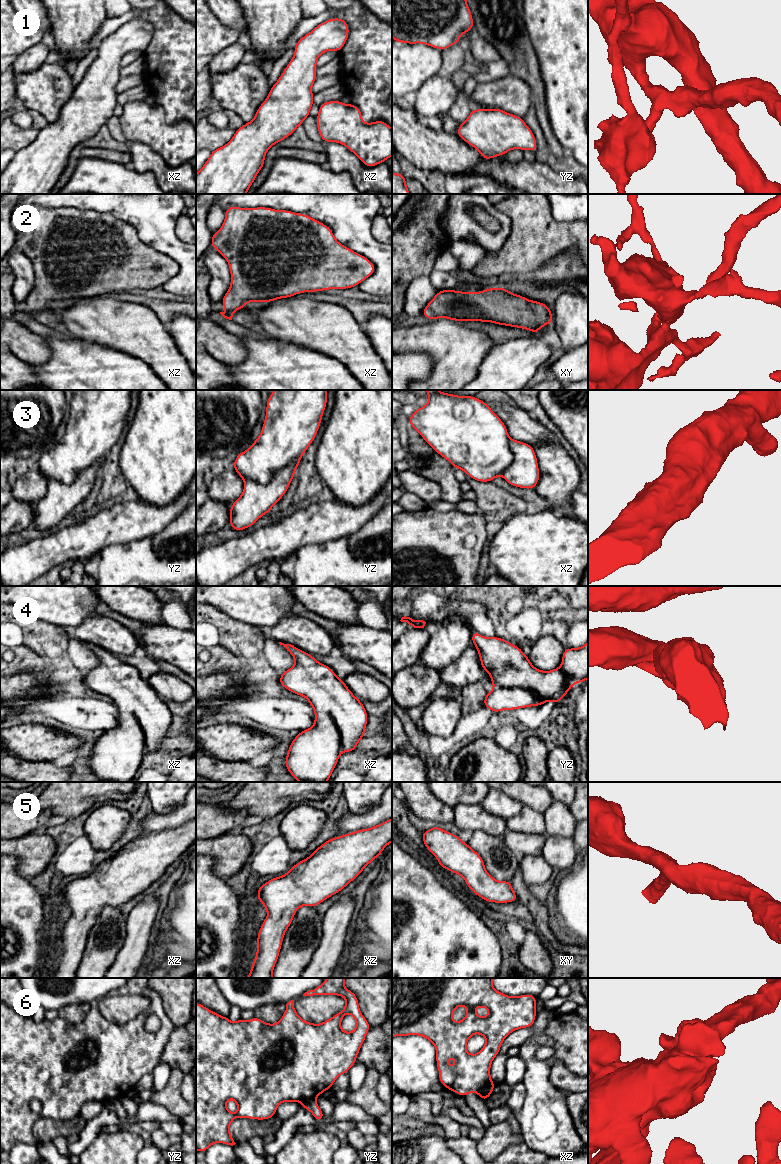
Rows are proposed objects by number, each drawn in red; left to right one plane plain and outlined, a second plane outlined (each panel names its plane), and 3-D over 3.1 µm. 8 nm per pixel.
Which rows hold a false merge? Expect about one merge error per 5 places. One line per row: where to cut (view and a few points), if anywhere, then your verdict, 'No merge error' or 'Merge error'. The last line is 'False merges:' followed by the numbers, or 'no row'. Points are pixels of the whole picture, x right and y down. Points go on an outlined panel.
1: No split. No merge error
2: No split. No merge error
3: No split. No merge error
4: No split. No merge error
5: No split. No merge error
6: Split along xz (493, 1087), (488, 1087), (479, 1096). Merge error
False merges: 6

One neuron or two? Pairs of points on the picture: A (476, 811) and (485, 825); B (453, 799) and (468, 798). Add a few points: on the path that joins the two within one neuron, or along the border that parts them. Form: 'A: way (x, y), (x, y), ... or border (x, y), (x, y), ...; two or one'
A: way (476, 814), (483, 822); one
B: way (457, 798), (464, 798); one

